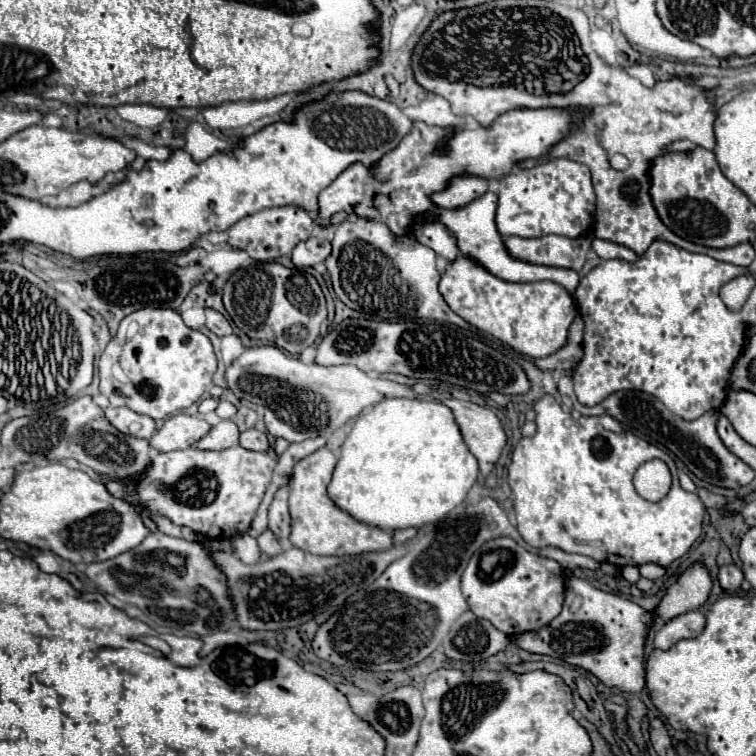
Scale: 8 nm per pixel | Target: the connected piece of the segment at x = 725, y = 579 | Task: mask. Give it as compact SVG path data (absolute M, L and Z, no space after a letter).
M722 565L718 571L718 583L726 591L736 591L740 587L742 579L744 579L744 575L736 565Z

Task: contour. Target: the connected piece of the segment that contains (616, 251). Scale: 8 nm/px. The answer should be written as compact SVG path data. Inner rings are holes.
M592 239L592 249L600 259L622 259L622 261L636 261L638 255L622 245L604 241L604 239Z

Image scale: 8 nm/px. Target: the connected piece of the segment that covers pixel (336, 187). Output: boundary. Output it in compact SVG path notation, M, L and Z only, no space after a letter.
M354 163L320 193L318 211L314 215L318 227L332 227L332 215L340 211L354 213L354 205L364 199L364 181L368 173L370 171L362 163Z

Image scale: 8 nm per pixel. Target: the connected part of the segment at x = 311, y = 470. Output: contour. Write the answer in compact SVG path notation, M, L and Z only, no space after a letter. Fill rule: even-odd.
M326 447L314 451L312 455L296 463L290 479L290 501L288 501L290 525L292 525L288 537L290 543L314 555L338 555L338 557L390 549L394 545L390 531L382 531L378 527L358 523L332 503L332 499L326 493L326 487L332 479L334 467L336 467L336 455Z

